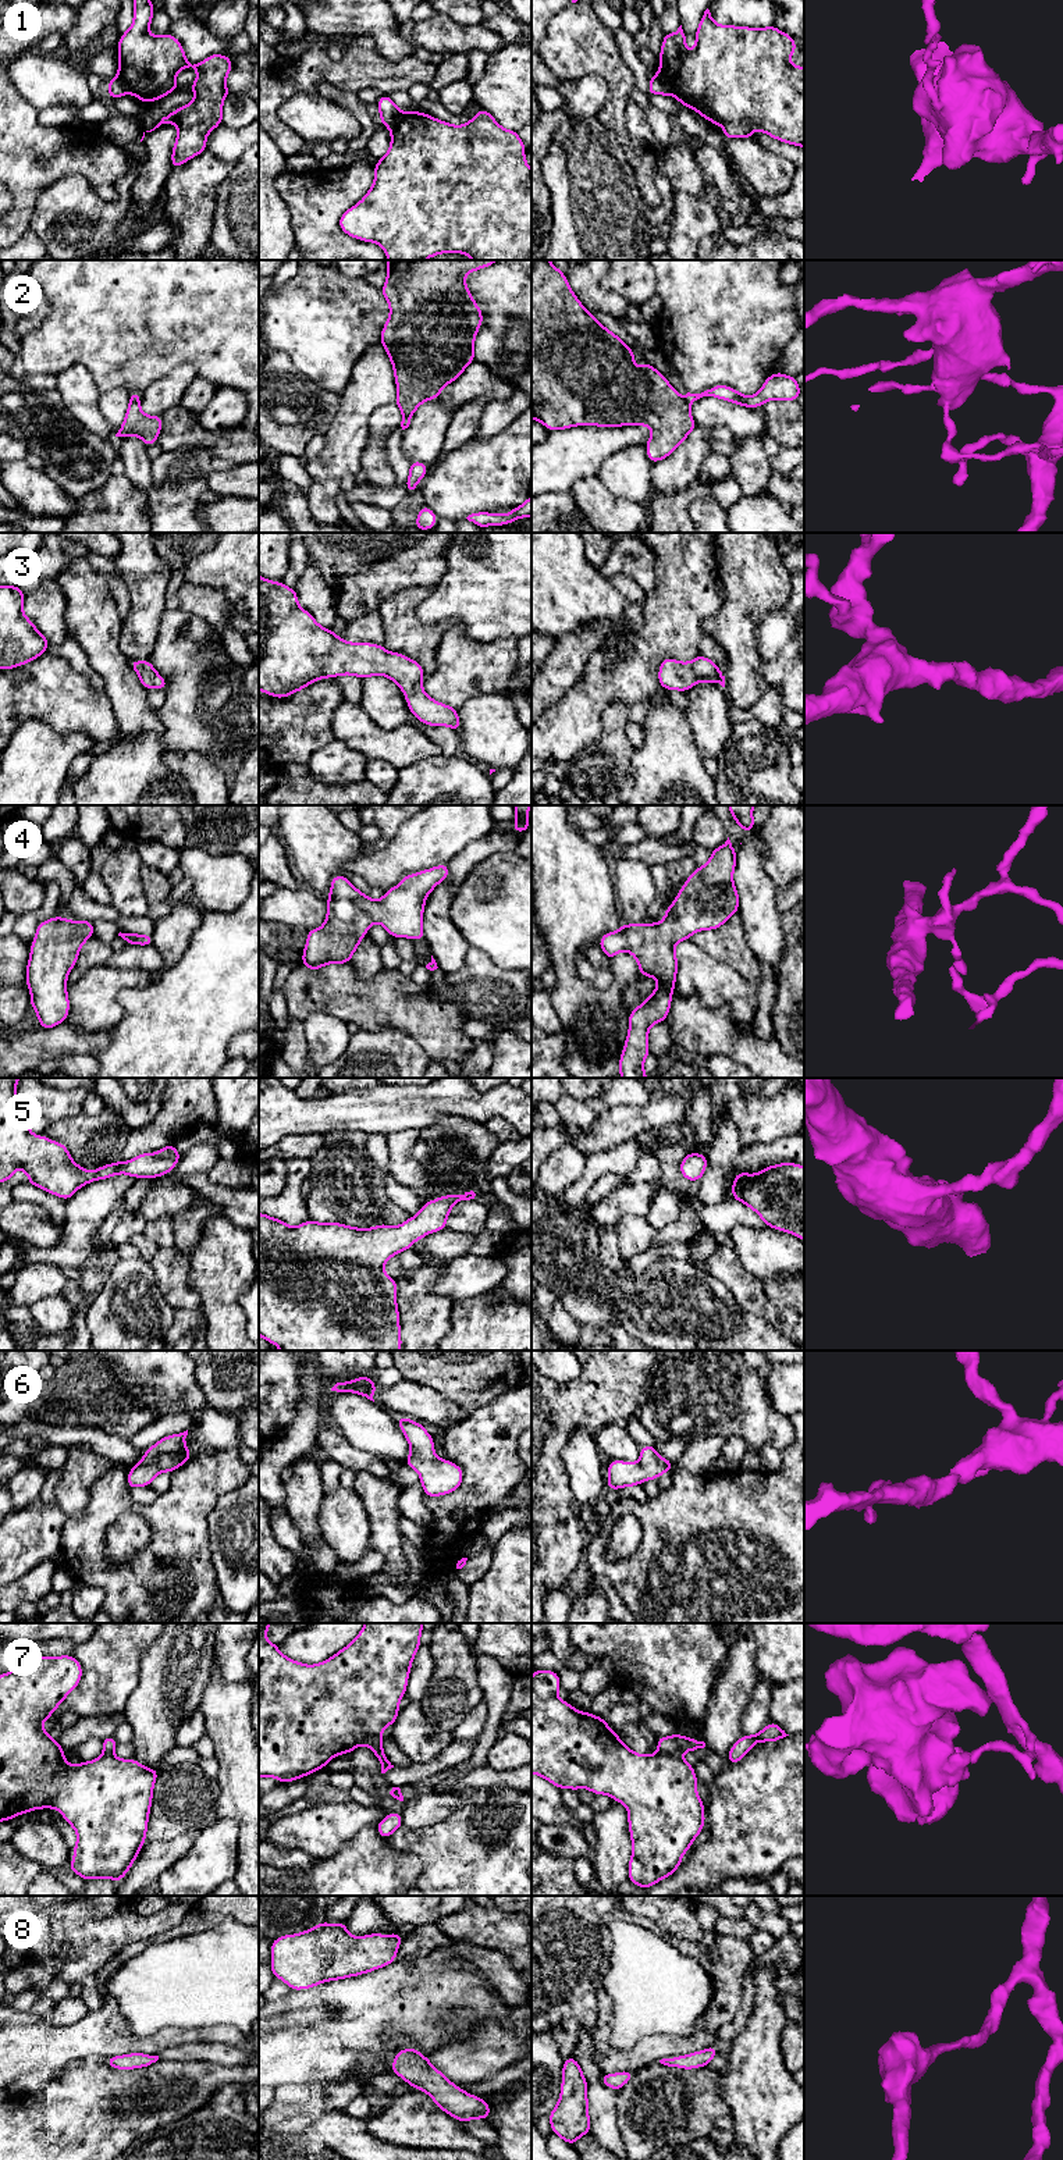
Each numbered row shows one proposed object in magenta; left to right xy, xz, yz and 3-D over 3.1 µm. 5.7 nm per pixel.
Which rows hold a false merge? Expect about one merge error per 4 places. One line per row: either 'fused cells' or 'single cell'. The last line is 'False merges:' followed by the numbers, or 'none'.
1: fused cells
2: fused cells
3: single cell
4: single cell
5: single cell
6: single cell
7: fused cells
8: single cell
False merges: 1, 2, 7

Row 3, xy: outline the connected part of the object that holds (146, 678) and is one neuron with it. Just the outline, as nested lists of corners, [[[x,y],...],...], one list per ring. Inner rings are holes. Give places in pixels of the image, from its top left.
[[[129,659],[129,665],[138,673],[139,680],[145,688],[167,688],[167,680],[157,673],[149,659],[142,662]]]

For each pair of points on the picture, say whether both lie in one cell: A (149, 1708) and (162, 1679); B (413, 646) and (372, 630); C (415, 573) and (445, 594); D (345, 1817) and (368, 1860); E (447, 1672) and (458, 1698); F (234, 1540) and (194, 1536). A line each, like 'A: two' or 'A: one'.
A: one
B: two
C: two
D: two
E: one
F: two

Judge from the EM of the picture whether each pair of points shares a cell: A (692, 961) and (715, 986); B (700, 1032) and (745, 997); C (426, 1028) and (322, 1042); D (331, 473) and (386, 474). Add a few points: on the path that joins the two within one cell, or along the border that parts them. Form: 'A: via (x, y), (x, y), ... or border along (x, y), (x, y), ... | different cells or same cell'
A: via (696, 967), (710, 981) | same cell
B: border along (699, 1000), (708, 1009), (726, 1006), (742, 1021) | different cells
C: border along (316, 1011), (331, 1014), (347, 1024) | different cells
D: border along (369, 438), (362, 455), (361, 470) | different cells

